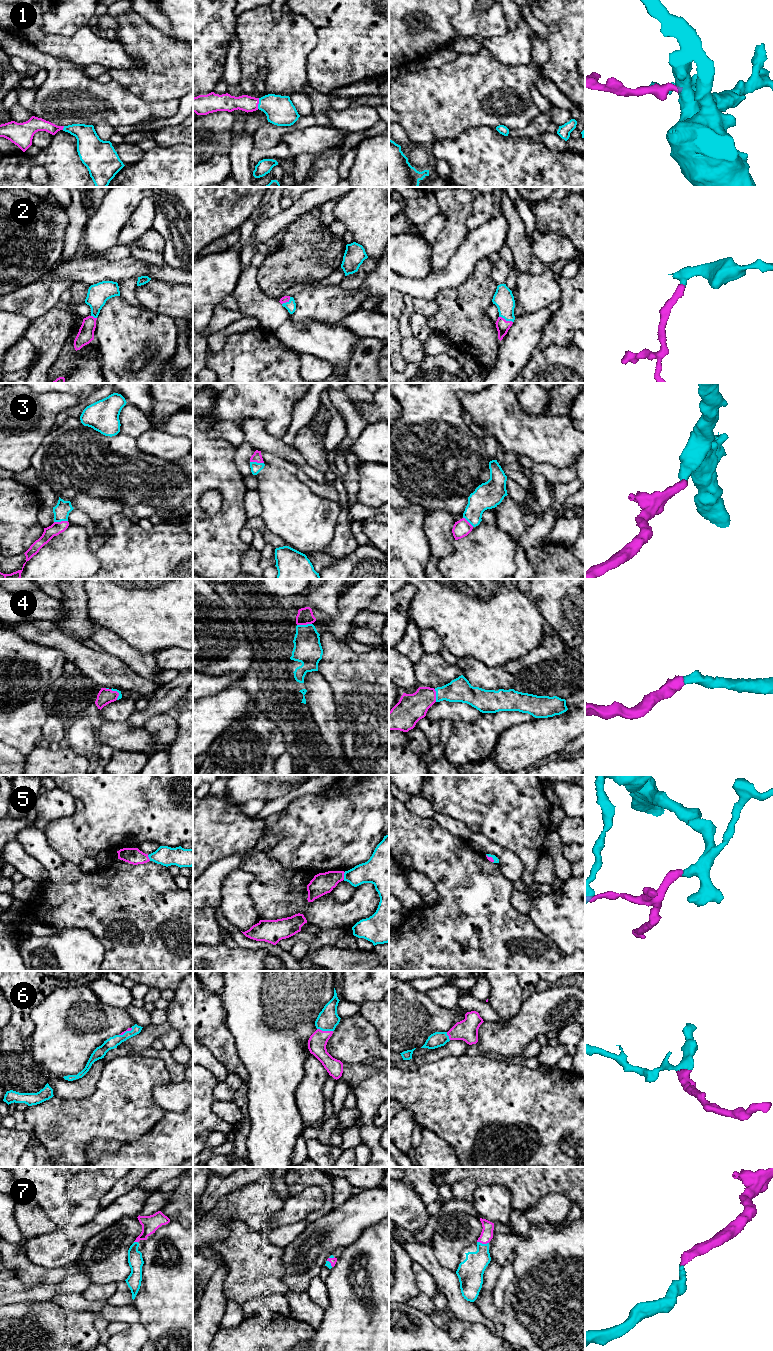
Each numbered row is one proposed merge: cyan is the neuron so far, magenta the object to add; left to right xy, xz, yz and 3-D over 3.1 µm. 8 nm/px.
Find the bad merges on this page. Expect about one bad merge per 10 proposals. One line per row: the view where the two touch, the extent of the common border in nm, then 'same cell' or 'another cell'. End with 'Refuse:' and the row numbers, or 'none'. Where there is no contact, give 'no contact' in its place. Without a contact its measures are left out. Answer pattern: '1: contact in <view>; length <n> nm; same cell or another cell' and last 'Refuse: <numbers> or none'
1: contact in xz; length 90 nm; same cell
2: contact in yz; length 120 nm; same cell
3: contact in xy; length 110 nm; same cell
4: contact in xz; length 120 nm; same cell
5: contact in xz; length 70 nm; same cell
6: contact in xz; length 130 nm; same cell
7: contact in yz; length 100 nm; same cell
Refuse: none

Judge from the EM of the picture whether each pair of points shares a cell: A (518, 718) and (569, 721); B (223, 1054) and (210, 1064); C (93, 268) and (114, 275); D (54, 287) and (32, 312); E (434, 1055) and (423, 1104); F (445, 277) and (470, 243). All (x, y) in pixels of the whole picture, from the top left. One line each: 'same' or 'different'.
A: different
B: different
C: same
D: same
E: different
F: same

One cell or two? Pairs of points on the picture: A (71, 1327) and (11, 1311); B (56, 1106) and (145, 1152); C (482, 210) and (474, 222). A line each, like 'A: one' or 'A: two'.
A: one
B: two
C: one

